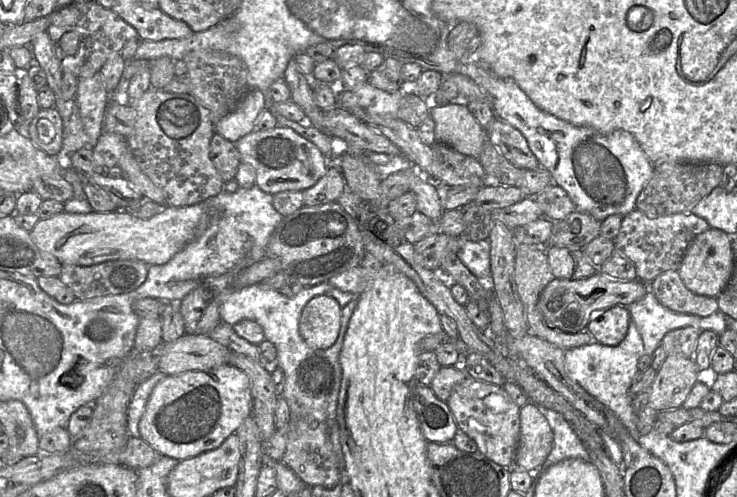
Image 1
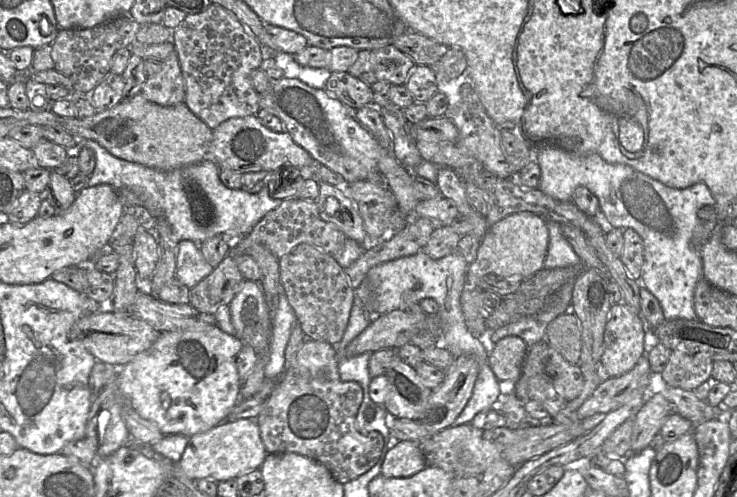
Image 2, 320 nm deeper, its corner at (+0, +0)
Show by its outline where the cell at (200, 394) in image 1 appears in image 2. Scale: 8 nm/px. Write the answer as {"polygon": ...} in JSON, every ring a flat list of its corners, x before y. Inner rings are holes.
{"polygon":[[217,325,202,330,162,332,153,345,122,367,117,367,116,386,130,407,143,419,154,423,163,435,192,435,203,433,226,420,240,400,241,379,236,357,244,344,226,334]]}

